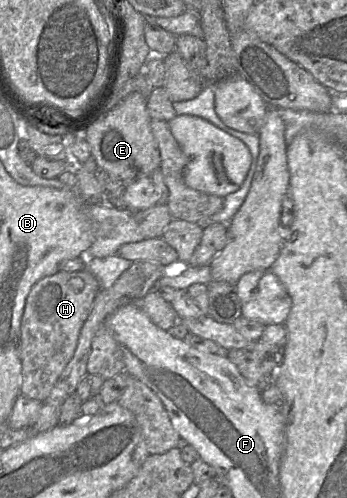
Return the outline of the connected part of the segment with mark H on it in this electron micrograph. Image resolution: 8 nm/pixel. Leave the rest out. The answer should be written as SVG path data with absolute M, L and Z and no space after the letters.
M87 268L79 272L58 271L31 288L20 326L20 395L41 402L48 398L75 353L81 328L100 289L98 279Z

